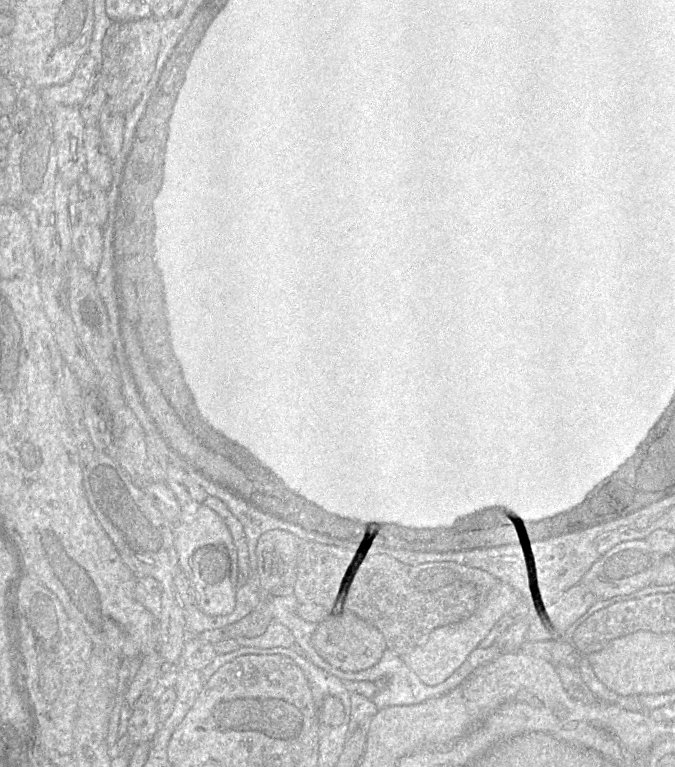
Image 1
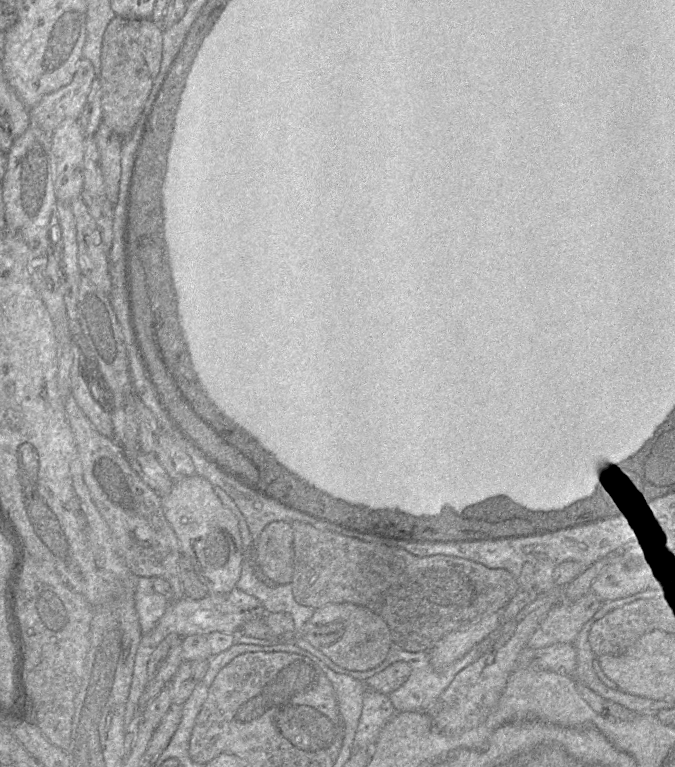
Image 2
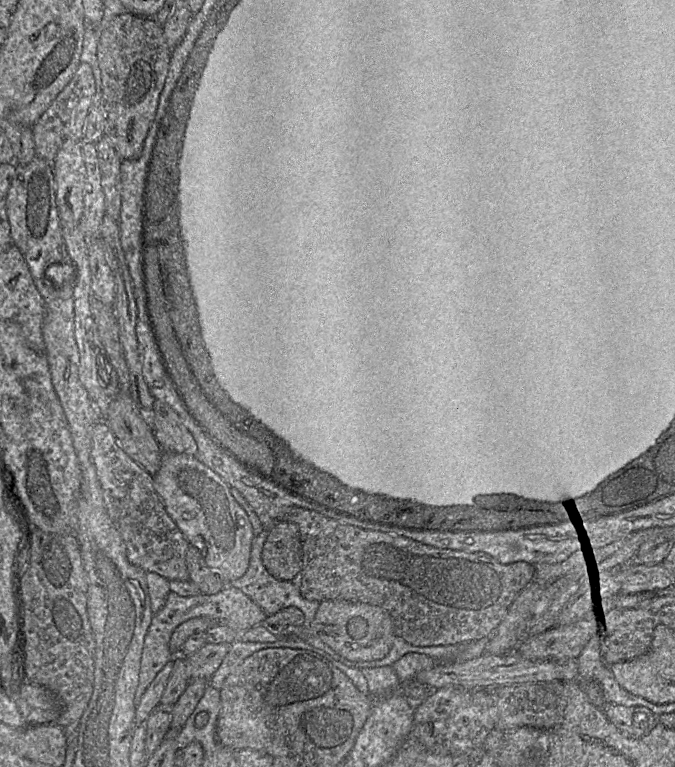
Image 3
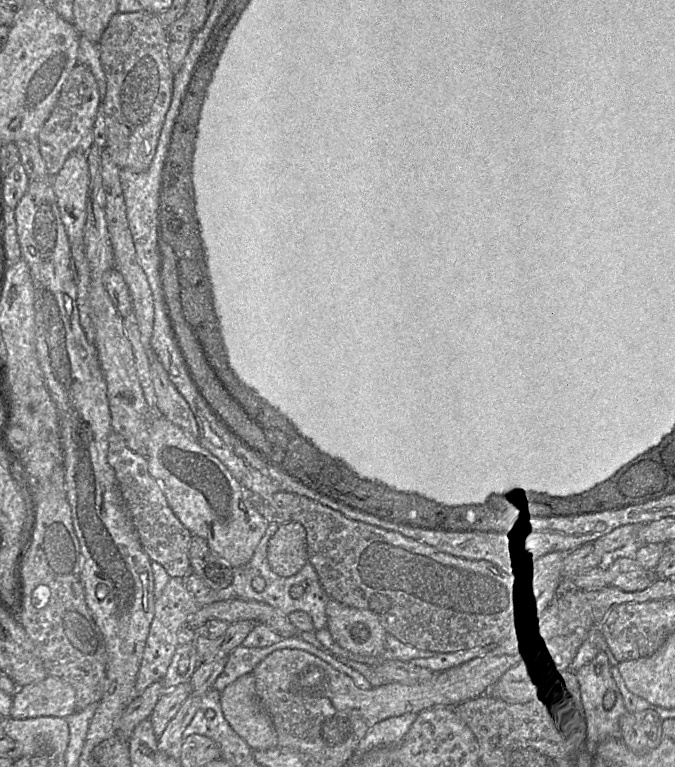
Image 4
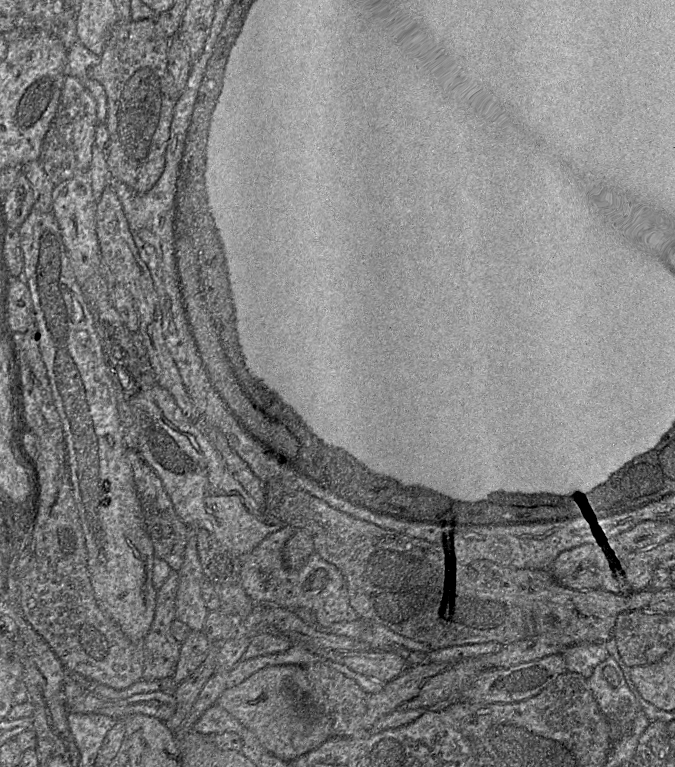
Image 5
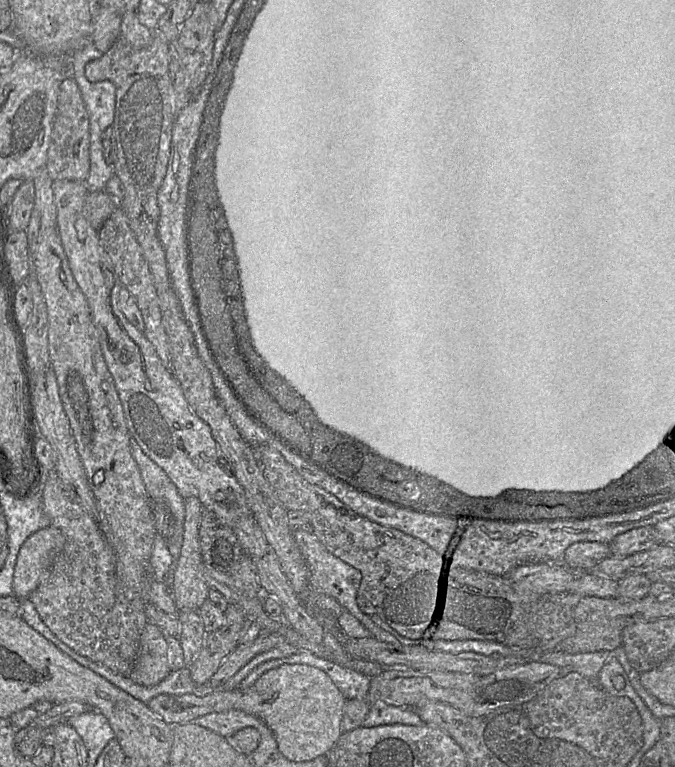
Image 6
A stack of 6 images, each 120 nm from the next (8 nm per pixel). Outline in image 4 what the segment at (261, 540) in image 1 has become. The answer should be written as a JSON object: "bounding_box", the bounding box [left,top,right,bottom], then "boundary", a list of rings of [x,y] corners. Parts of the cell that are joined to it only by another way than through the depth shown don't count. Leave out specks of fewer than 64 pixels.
{"bounding_box":[267,522,308,578],"boundary":[[[298,522],[280,524],[268,542],[267,560],[278,576],[287,578],[298,573],[308,562],[304,527]]]}

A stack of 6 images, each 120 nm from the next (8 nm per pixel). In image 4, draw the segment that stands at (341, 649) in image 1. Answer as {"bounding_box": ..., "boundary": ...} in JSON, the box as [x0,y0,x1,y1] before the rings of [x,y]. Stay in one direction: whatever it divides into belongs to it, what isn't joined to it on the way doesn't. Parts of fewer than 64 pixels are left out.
{"bounding_box":[326,600,388,656],"boundary":[[[329,600],[326,616],[326,629],[341,648],[363,656],[383,654],[388,633],[372,613]]]}

